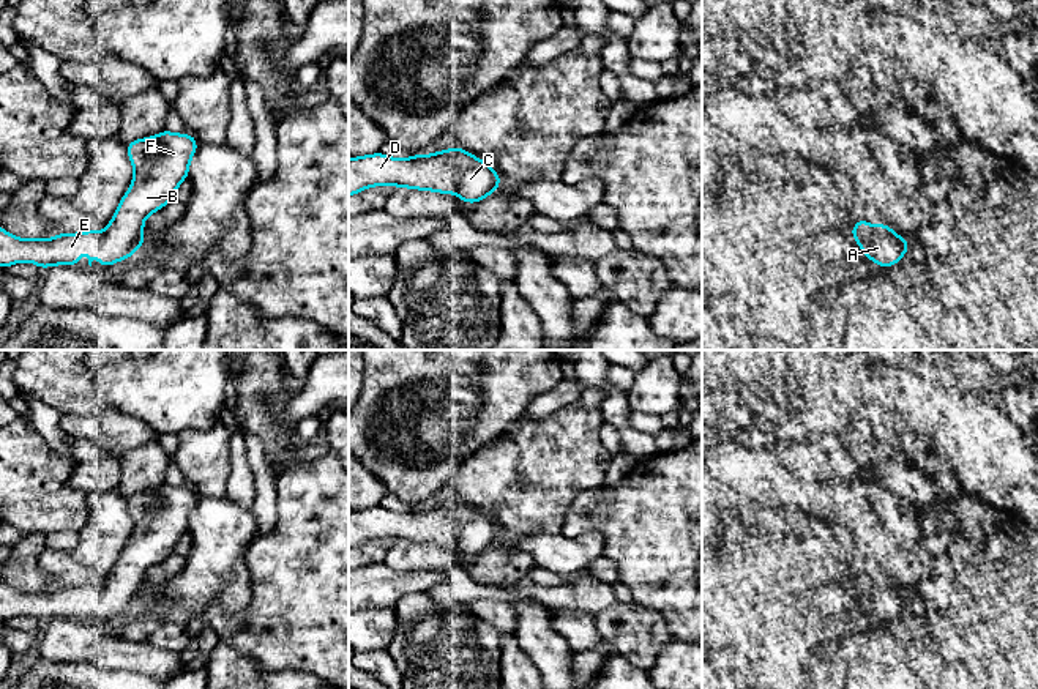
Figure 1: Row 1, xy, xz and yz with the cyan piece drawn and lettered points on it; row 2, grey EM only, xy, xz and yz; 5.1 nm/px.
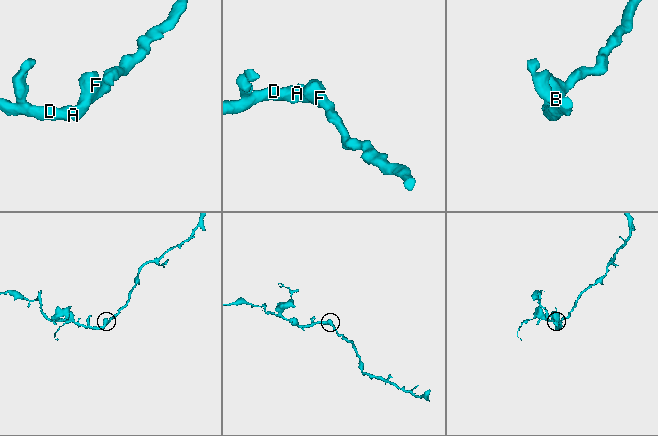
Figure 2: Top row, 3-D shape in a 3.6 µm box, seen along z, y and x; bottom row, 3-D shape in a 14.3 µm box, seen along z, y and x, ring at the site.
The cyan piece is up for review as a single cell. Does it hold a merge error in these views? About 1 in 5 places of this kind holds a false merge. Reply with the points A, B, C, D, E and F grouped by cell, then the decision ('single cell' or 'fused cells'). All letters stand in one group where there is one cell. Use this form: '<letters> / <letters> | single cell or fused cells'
A B C D E F | single cell

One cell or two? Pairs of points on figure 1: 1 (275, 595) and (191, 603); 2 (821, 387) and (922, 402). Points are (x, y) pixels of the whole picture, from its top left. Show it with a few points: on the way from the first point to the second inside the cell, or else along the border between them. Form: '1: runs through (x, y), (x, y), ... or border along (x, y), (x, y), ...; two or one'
1: border along (246, 560), (251, 599), (229, 617); two
2: border along (879, 366), (884, 385), (895, 407); two

